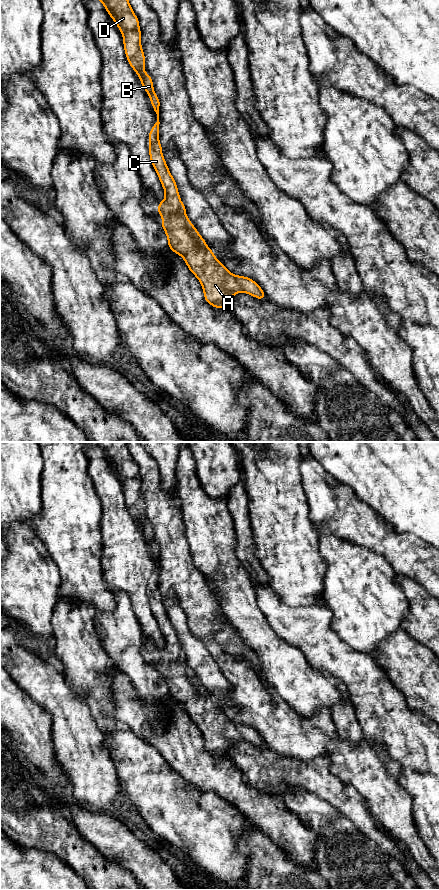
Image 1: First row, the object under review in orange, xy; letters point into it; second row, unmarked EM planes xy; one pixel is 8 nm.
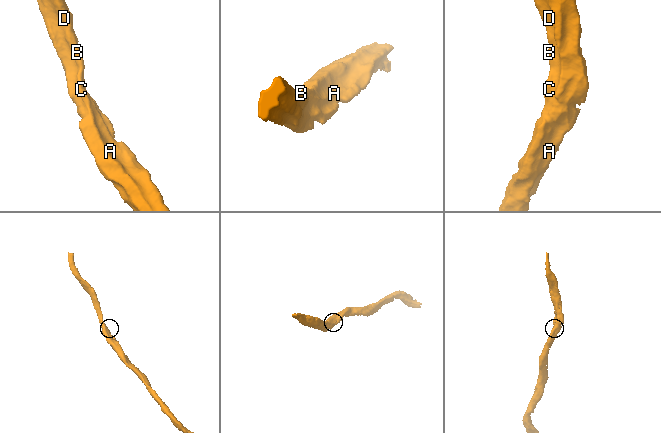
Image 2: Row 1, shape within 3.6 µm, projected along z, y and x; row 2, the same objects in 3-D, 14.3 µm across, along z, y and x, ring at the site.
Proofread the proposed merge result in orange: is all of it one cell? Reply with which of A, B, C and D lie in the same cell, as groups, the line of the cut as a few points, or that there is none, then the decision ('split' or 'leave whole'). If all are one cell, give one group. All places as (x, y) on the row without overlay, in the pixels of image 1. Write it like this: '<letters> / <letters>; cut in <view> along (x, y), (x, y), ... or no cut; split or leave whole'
A B C D; no cut; leave whole

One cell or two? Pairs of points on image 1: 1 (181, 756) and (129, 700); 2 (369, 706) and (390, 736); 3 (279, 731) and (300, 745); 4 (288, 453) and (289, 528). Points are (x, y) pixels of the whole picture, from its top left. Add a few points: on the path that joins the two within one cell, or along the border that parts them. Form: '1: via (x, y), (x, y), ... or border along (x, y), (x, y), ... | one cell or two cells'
1: via (165, 743), (158, 741), (147, 730), (141, 716) | one cell
2: via (370, 713), (386, 729) | one cell
3: via (284, 731), (295, 740) | one cell
4: via (288, 472), (288, 509) | one cell

